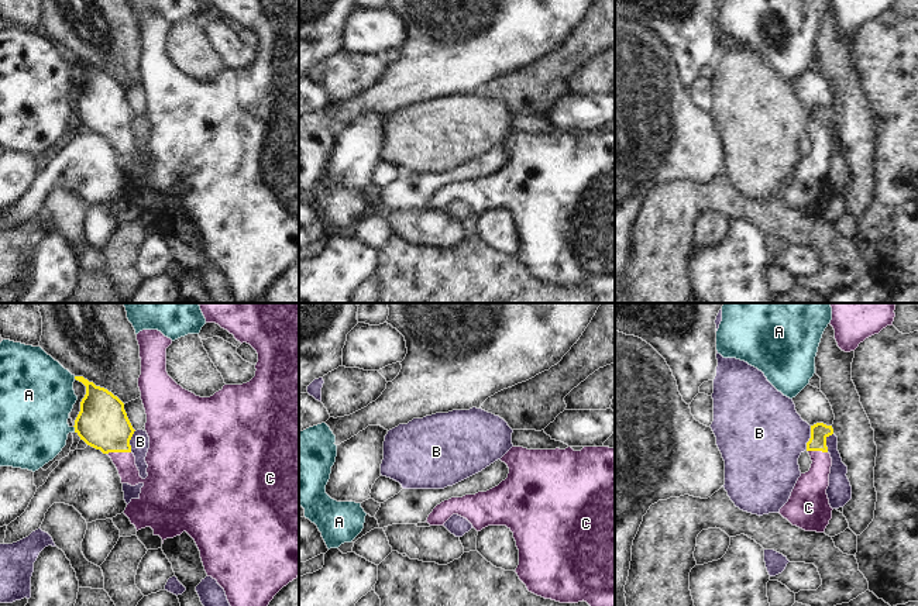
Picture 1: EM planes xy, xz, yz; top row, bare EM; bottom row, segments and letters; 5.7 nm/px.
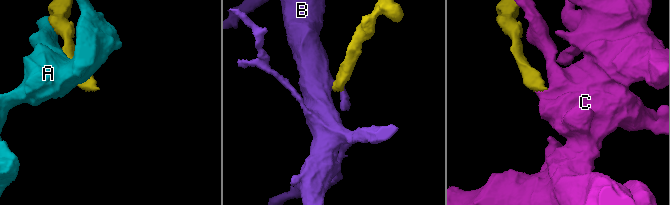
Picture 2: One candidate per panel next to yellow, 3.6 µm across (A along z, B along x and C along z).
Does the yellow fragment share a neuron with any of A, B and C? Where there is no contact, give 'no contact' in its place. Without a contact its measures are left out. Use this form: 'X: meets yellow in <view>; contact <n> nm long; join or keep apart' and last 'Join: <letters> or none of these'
A: meets yellow in xy; contact 40 nm long; keep apart
B: meets yellow in yz; contact 140 nm long; keep apart
C: meets yellow in xy; contact 140 nm long; join
Join: C

